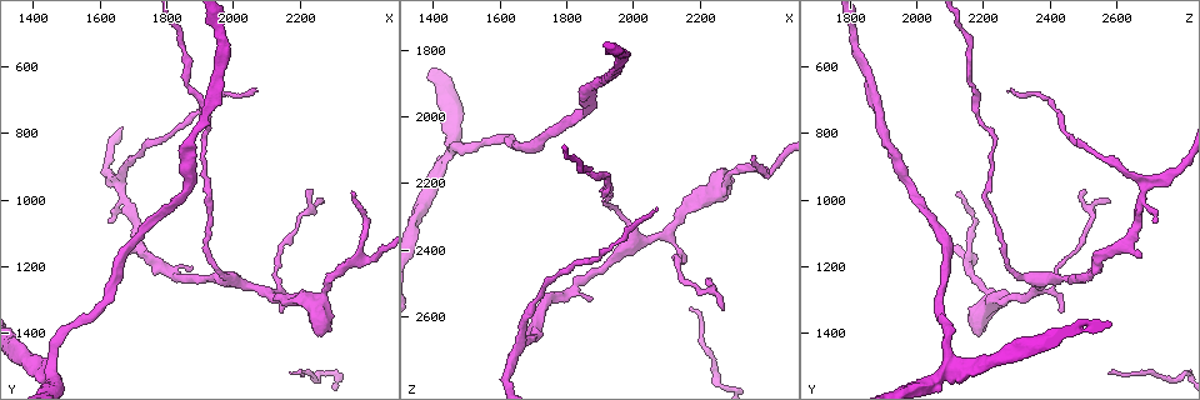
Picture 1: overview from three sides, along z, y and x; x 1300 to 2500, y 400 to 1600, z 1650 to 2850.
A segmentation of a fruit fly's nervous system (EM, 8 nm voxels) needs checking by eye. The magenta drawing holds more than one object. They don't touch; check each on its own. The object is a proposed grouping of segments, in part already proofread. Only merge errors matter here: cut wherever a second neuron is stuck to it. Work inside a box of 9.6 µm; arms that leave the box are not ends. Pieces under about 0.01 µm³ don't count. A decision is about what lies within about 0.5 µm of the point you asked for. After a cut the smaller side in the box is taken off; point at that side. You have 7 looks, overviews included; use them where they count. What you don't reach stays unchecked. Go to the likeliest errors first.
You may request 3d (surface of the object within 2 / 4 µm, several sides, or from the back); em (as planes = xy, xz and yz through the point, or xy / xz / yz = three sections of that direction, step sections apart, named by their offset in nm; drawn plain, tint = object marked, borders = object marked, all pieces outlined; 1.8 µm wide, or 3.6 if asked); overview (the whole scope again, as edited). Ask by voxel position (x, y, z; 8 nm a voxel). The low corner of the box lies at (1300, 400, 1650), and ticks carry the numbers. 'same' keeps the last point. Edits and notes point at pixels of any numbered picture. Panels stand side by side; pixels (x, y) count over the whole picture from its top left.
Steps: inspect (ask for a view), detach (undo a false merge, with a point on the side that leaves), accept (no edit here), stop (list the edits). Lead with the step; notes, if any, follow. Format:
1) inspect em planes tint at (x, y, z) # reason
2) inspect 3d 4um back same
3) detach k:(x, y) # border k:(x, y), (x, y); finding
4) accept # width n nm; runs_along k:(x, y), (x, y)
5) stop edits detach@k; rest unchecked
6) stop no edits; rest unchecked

inspect 3d 4um at (1450, 1510, 2090)

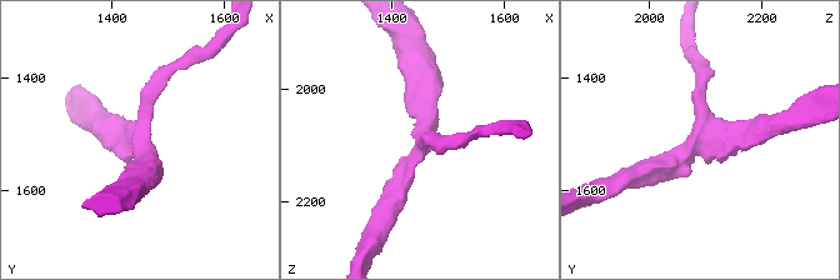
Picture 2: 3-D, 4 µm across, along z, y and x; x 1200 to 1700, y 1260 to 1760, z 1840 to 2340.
inspect em planes tint at (1455, 1505, 2090) # shape alone is not enough

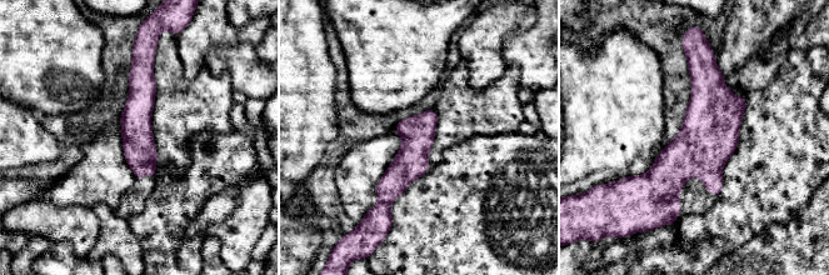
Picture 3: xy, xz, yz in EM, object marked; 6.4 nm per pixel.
accept # width 200 nm; runs_along 3:(693, 63), (677, 209); all the same neuron

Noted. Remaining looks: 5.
inspect 3d 2um at (1670, 960, 2680)

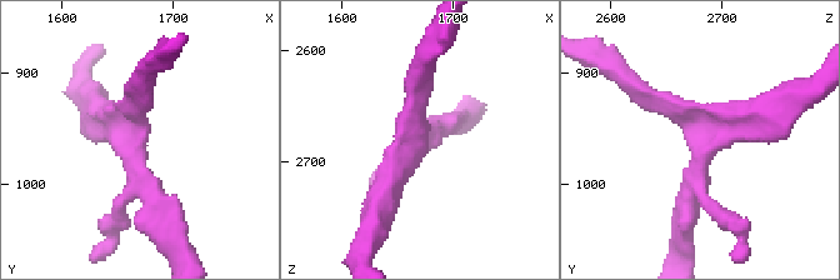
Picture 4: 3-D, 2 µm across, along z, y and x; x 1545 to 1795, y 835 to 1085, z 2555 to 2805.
inspect em 3.6um planes tint at (1668, 956, 2684)

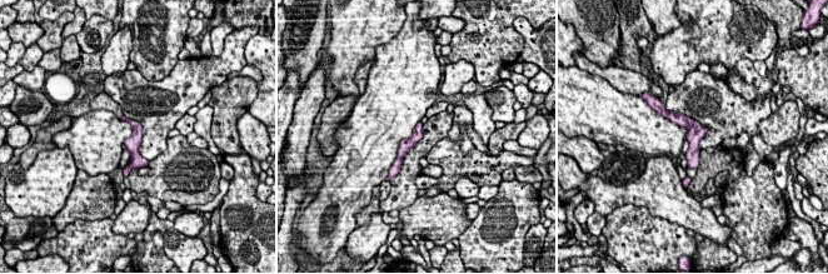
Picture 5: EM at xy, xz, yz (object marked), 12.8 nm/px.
accept # runs_along 5:(668, 114), (693, 130), (694, 165); all the same neuron

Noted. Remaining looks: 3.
inspect em 3.6um planes tint at (2360, 1170, 2160) # three arms meet

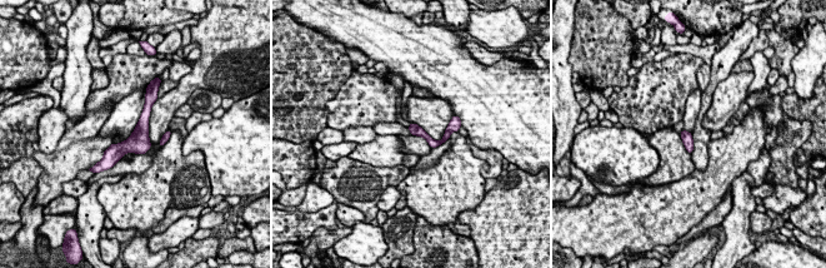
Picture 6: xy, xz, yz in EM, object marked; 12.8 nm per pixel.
accept # all the same neuron

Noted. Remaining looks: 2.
stop no edits; rest unchecked

